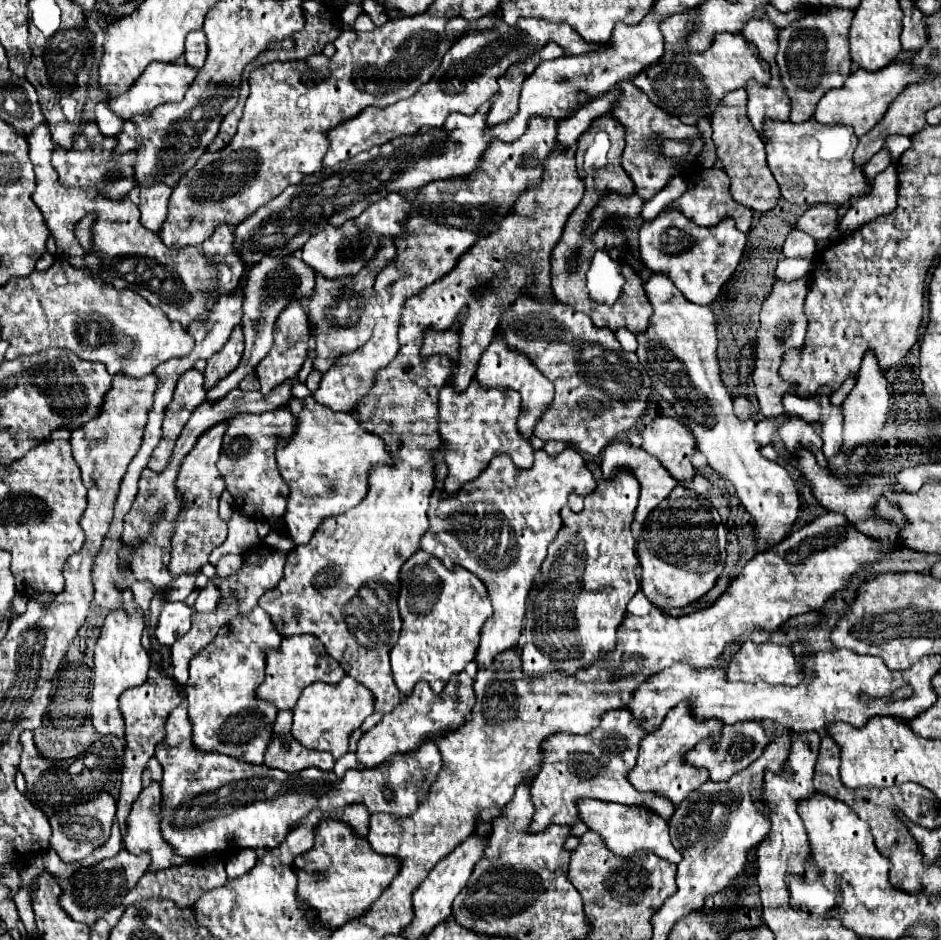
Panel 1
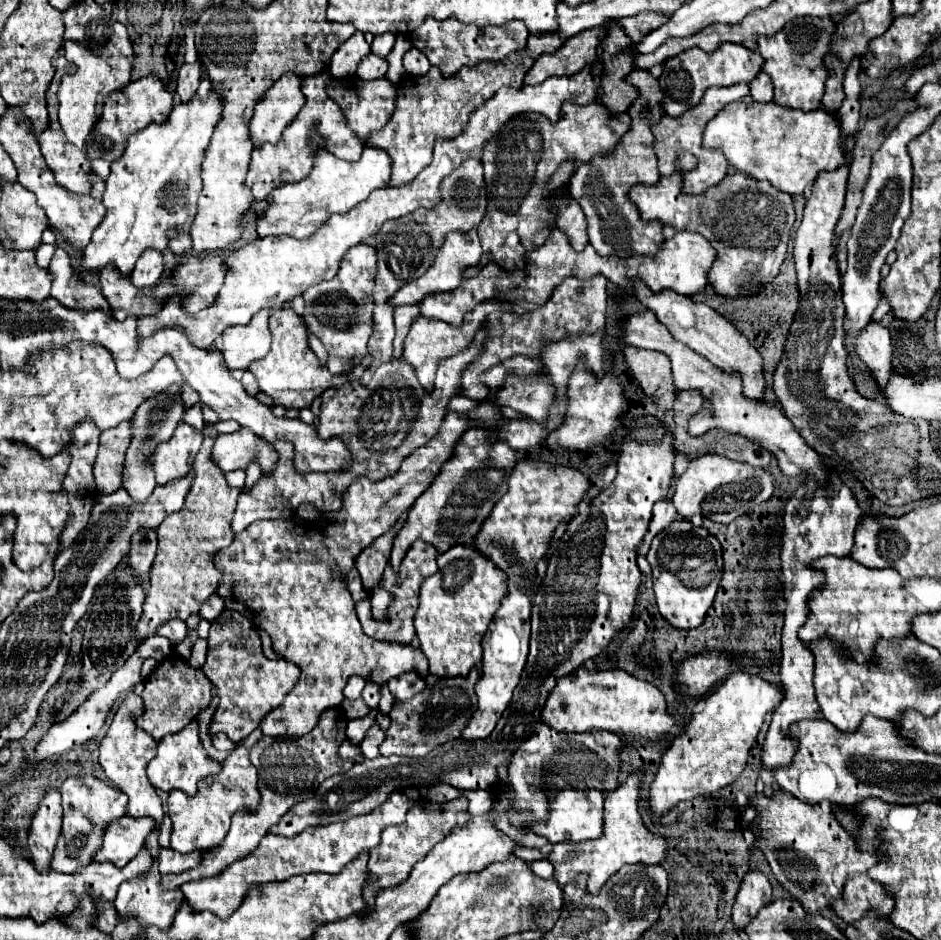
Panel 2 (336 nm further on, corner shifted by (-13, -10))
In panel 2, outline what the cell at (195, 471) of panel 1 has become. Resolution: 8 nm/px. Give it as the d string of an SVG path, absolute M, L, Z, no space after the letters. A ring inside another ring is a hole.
M205 428L203 434L205 440L195 458L197 476L185 498L185 506L181 512L167 516L157 530L159 546L151 568L151 588L147 592L143 614L137 624L139 640L155 636L155 628L165 620L187 620L191 614L199 612L199 606L215 592L215 586L219 586L219 578L223 578L223 574L219 574L219 570L213 566L213 556L221 548L229 546L235 538L231 518L241 490L231 488L225 482L223 472L217 470L217 466L209 458L217 432Z

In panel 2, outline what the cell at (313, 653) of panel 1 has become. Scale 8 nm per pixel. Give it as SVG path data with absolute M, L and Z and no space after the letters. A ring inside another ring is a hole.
M225 610L213 624L209 632L209 652L203 666L205 676L217 686L219 706L211 722L211 734L223 732L233 742L247 738L267 716L275 710L283 698L293 690L299 680L299 668L283 658L269 660L261 654L261 640L251 622L233 610Z

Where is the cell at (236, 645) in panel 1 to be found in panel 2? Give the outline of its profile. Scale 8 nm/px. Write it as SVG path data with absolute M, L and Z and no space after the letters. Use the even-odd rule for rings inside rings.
M195 720L189 726L185 726L181 732L169 734L159 742L157 756L147 764L147 776L155 788L161 788L167 792L177 788L177 790L183 790L187 796L193 796L197 790L197 782L211 774L219 774L219 766L223 764L207 756L207 750L203 748L203 742L199 738L199 722Z

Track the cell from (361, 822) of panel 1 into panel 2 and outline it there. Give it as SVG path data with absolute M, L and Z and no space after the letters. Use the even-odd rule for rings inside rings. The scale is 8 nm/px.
M417 788L395 790L389 794L387 802L381 804L377 810L349 818L347 822L329 824L329 826L315 826L311 830L303 830L295 838L283 838L283 836L267 834L259 842L259 846L255 848L255 852L251 856L231 864L219 876L187 882L181 886L181 890L185 894L187 904L193 910L199 910L199 912L211 910L217 918L227 920L233 914L233 910L241 906L241 902L245 900L247 892L253 886L263 886L269 882L281 882L281 880L287 880L291 876L305 874L305 872L341 872L341 868L347 862L355 860L357 854L361 854L363 850L369 852L375 846L379 846L381 832L387 826L403 822L403 818L407 816L407 810L419 802L421 802L421 794Z

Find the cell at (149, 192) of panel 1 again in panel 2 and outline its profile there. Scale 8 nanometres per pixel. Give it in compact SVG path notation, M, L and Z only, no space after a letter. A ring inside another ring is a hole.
M145 250L145 254L139 258L139 262L131 272L131 280L135 286L145 288L153 286L161 274L163 274L163 252Z

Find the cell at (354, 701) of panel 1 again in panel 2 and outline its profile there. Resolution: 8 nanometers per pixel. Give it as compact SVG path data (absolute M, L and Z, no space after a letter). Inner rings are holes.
M345 738L345 740L341 742L341 746L339 746L339 756L341 756L343 760L353 760L353 762L363 760L361 748L359 748L357 744L353 744L349 738Z

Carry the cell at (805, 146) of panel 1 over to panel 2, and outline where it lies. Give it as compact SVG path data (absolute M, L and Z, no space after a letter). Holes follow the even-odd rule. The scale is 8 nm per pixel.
M751 96L727 104L709 120L703 132L703 144L707 148L721 148L733 168L755 180L769 180L791 198L803 194L821 172L837 170L847 162L839 122L829 112L821 108L803 112L783 108L775 102L759 104Z

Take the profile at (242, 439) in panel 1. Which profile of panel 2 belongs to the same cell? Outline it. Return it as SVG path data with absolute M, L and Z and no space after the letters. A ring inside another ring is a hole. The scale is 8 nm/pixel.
M241 428L233 434L219 434L211 454L223 472L237 468L247 470L249 464L257 462L263 476L271 476L271 470L275 470L279 460L275 448L269 442L263 442L263 438L257 434L251 434L247 428Z

